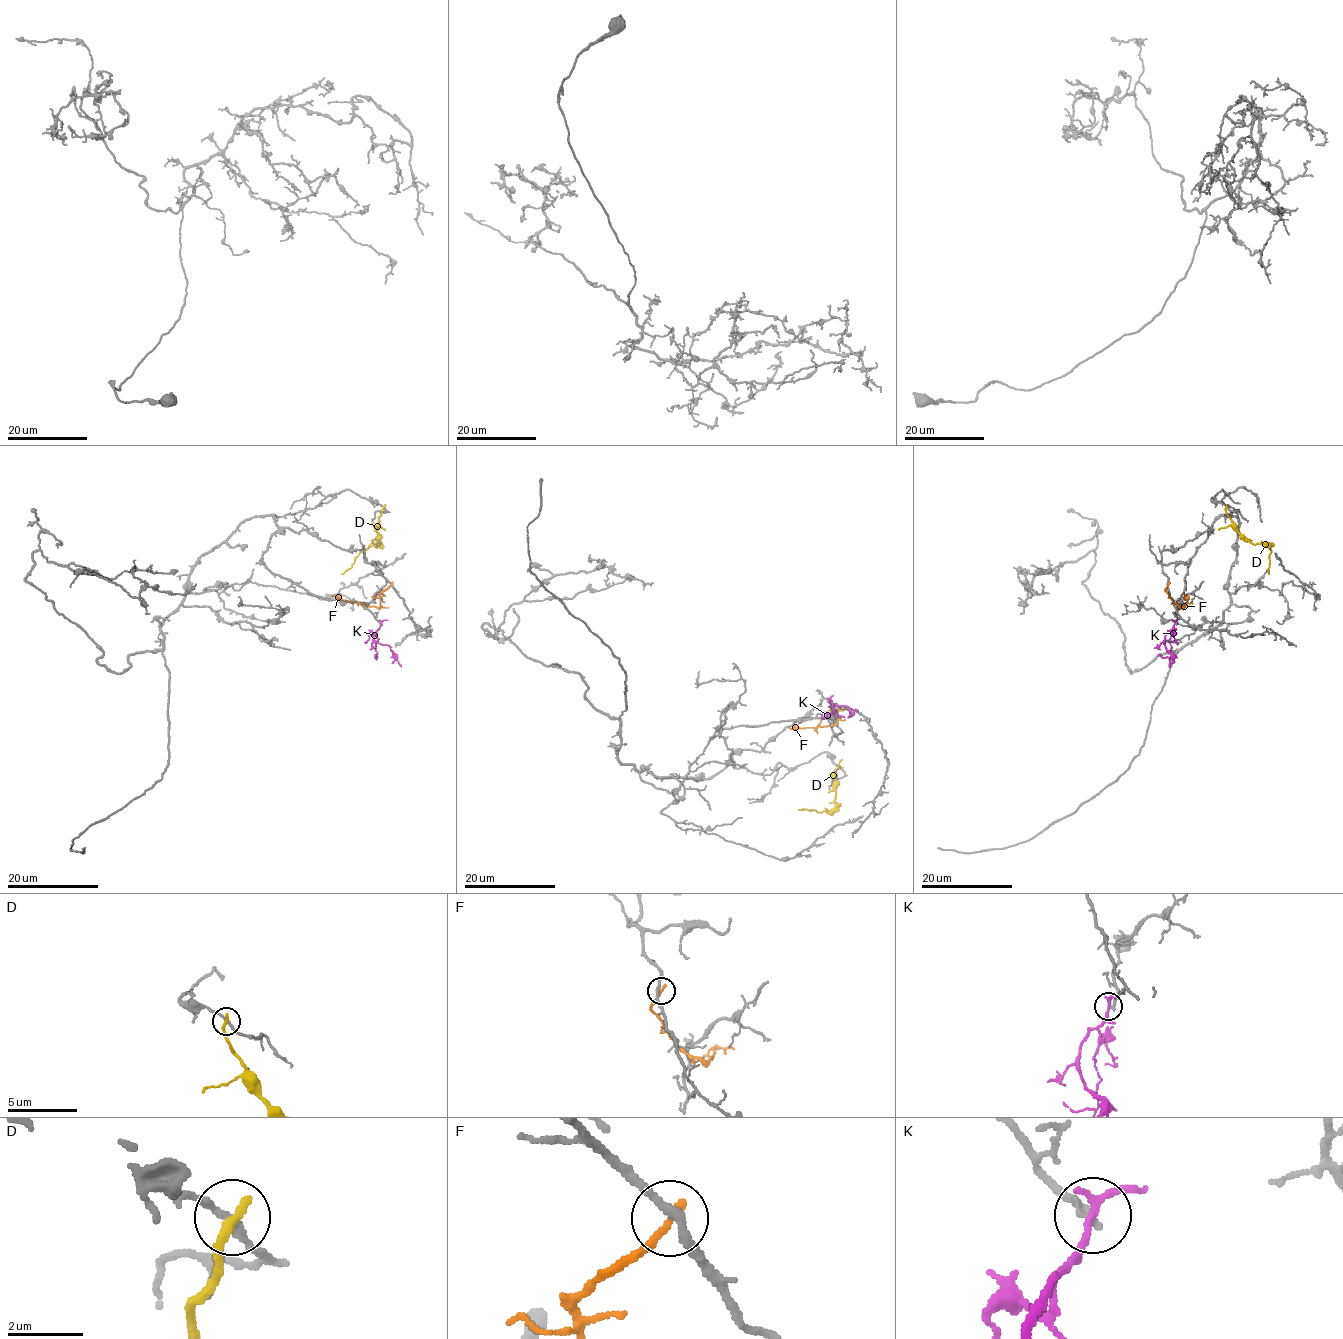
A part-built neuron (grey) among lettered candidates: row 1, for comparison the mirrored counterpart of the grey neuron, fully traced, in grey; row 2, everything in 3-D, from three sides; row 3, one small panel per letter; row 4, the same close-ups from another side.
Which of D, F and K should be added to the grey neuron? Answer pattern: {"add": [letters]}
{"add": []}

